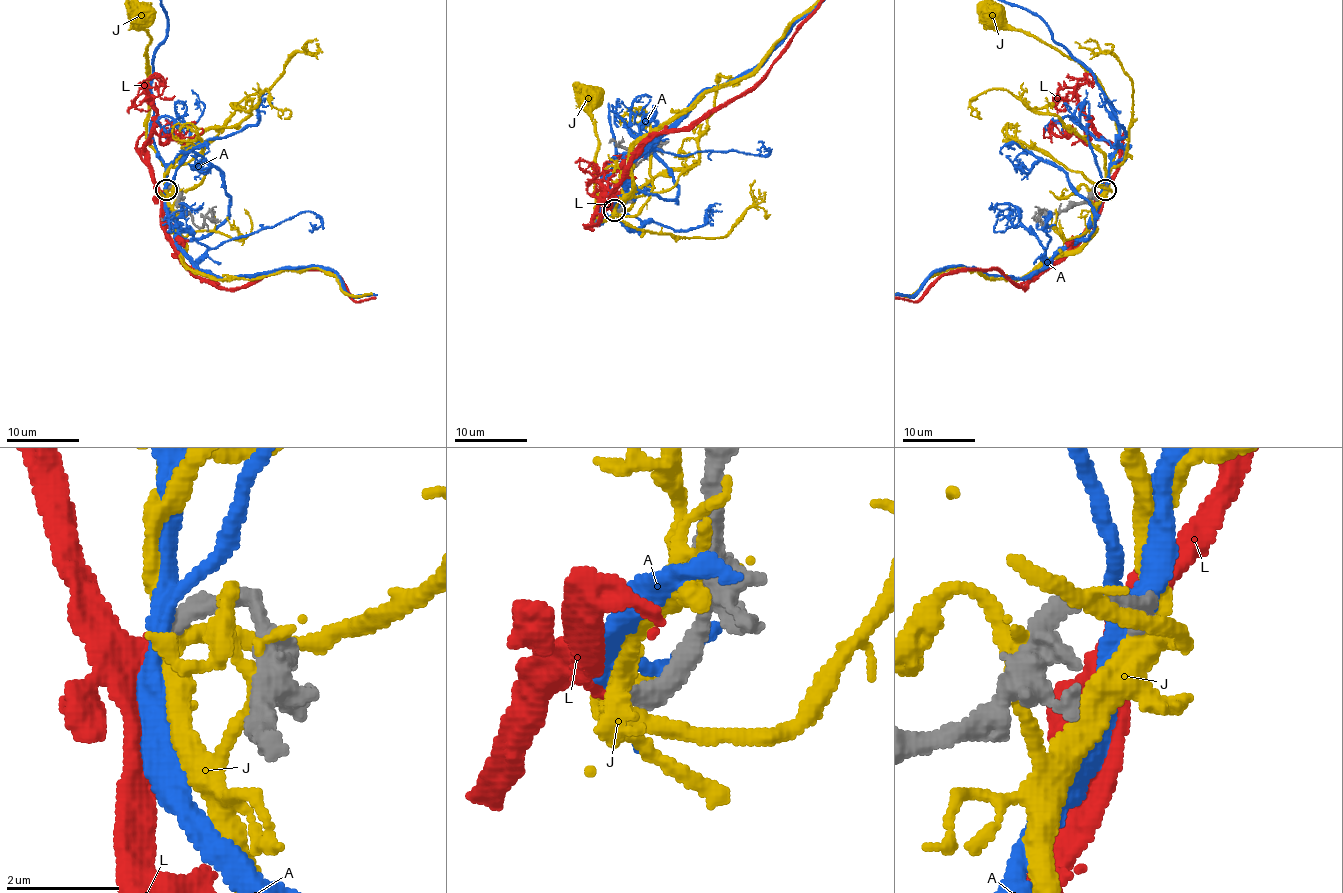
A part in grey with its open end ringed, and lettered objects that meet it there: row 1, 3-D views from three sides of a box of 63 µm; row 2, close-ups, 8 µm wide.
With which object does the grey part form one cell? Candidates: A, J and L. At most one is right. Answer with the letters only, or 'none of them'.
L

